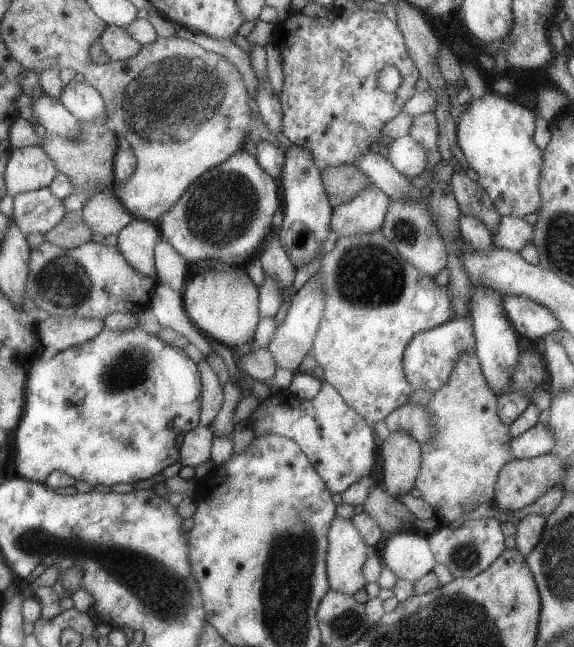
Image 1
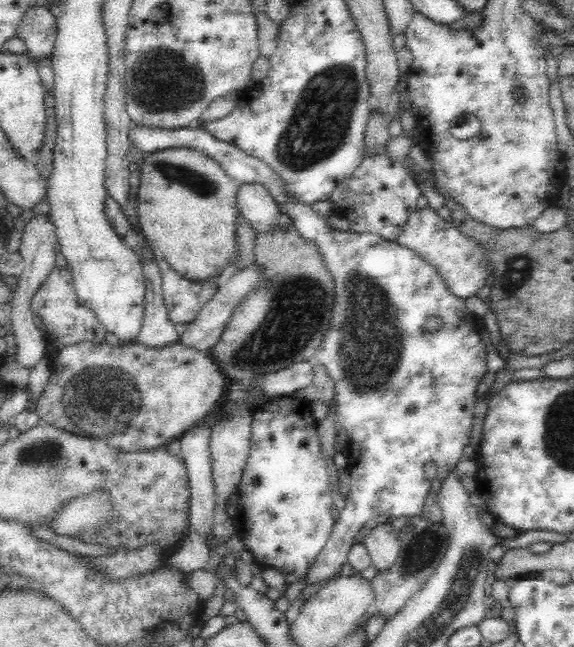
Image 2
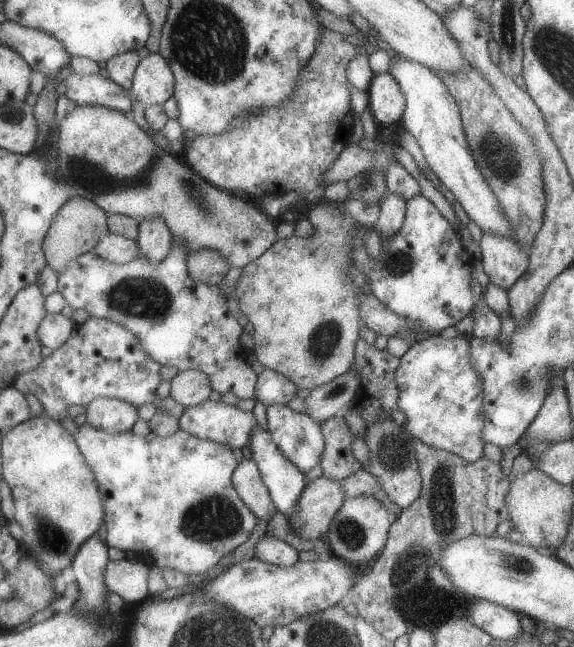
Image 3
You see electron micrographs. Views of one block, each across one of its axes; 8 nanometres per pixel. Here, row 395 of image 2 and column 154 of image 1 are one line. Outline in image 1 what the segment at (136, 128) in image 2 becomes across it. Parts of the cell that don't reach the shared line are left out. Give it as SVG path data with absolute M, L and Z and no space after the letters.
M136 326L134 330L122 330L122 332L120 330L114 332L114 330L105 328L96 338L78 347L68 348L50 360L36 358L27 375L26 404L22 420L20 420L18 428L15 428L14 442L16 442L18 473L21 477L31 481L44 483L50 472L54 472L54 470L66 472L77 481L84 480L84 482L88 482L88 484L99 489L109 489L114 484L120 484L120 482L134 484L140 480L153 478L171 464L179 462L180 451L178 448L182 442L182 436L200 425L202 381L197 363L183 349L166 344L158 335L146 333L141 326Z

